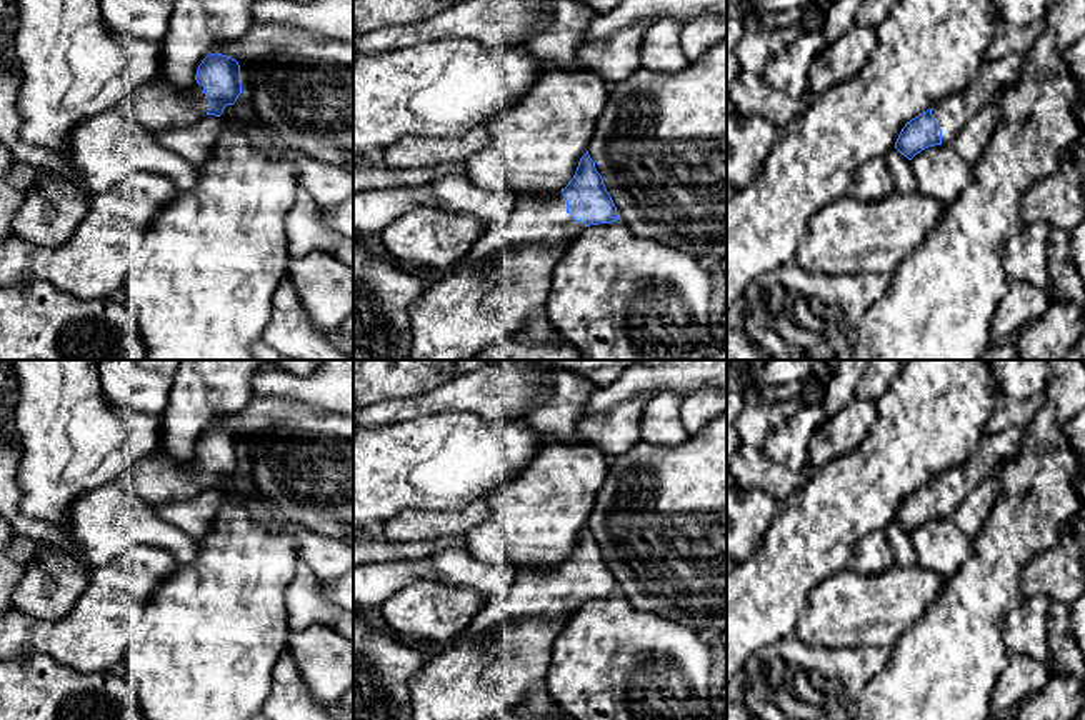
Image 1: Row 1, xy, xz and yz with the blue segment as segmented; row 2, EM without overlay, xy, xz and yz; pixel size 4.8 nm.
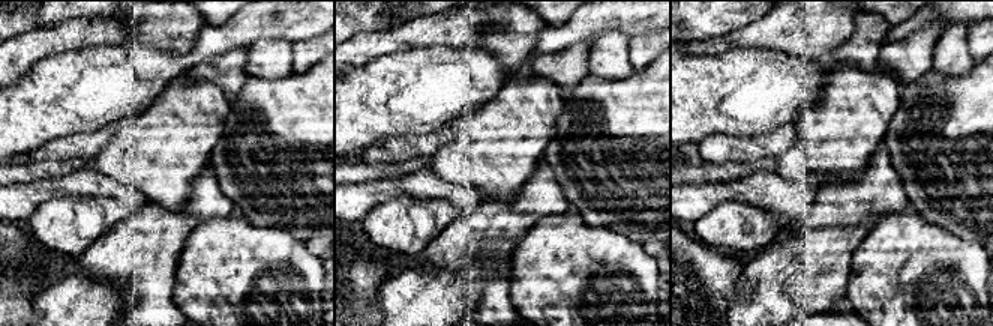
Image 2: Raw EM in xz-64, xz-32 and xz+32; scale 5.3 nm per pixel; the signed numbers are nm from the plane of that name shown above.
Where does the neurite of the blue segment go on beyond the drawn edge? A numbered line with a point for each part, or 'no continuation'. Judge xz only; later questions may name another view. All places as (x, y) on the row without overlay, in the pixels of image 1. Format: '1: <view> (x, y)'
1: xz (535, 592)

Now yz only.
1: yz (952, 485)

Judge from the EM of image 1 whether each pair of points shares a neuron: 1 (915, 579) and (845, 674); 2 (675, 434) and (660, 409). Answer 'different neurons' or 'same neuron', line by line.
1: different neurons
2: same neuron

